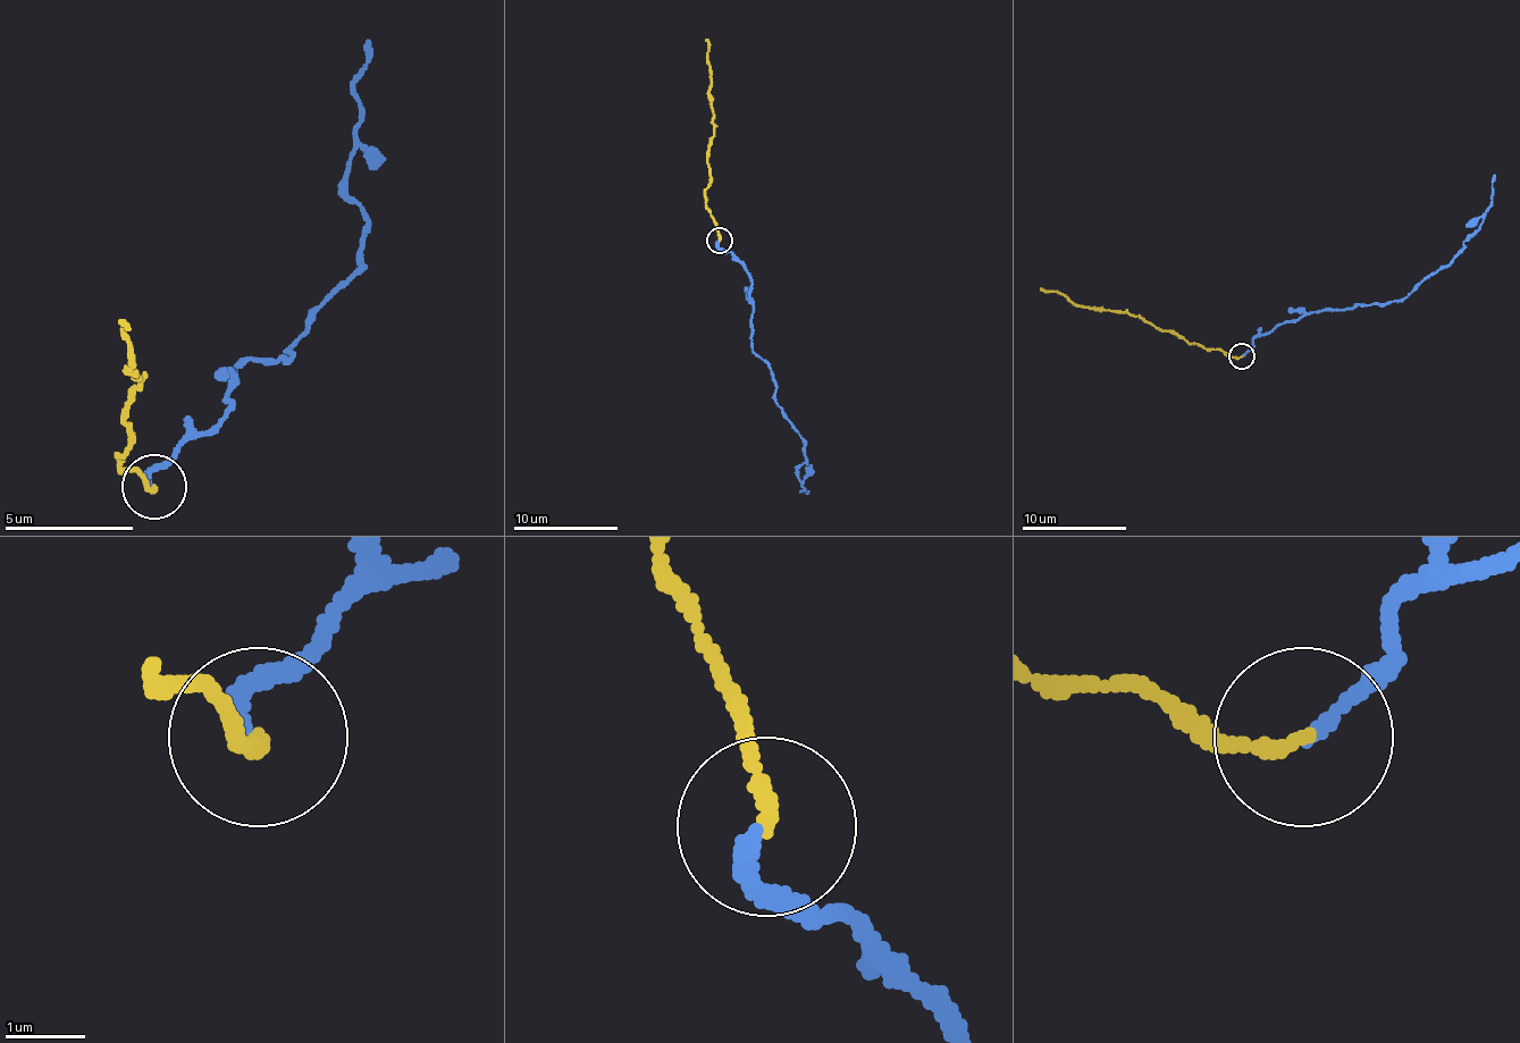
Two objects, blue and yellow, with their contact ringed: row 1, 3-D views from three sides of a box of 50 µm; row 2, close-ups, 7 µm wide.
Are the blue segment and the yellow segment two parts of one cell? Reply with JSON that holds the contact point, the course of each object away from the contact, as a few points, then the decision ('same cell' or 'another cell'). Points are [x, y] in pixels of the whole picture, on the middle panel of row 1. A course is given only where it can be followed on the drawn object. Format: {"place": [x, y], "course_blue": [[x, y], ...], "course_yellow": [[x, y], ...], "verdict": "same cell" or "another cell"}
{"place": [720, 240], "course_blue": [[717, 240], [752, 278], [752, 350], [770, 370], [775, 402], [804, 444], [799, 478], [802, 491], [807, 494]], "course_yellow": [[720, 240], [705, 190], [710, 179], [707, 156], [712, 129], [705, 40]], "verdict": "another cell"}

